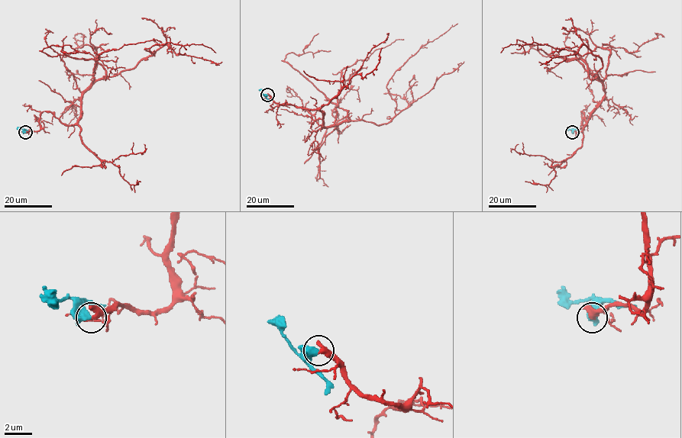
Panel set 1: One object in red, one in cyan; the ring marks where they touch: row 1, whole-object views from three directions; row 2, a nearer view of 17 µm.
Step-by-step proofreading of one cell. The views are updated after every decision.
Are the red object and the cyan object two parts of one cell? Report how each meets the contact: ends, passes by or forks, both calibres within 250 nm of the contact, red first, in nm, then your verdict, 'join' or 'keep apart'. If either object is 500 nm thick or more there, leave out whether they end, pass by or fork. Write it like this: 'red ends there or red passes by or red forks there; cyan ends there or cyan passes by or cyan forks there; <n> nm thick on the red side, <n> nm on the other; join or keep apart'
red ends there; cyan ends there; 460 nm thick on the red side, 480 nm on the other; keep apart

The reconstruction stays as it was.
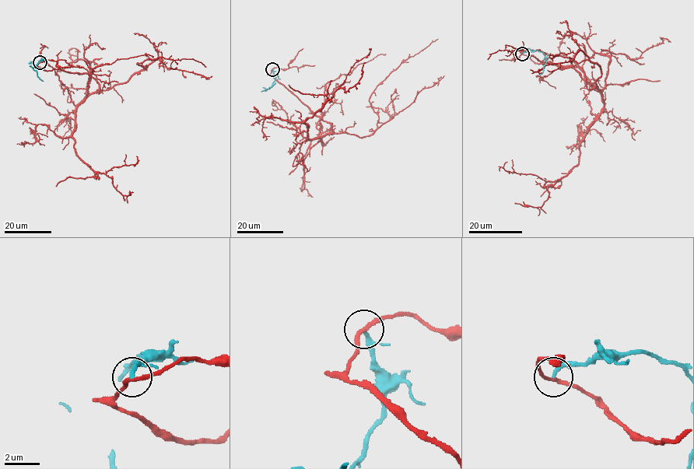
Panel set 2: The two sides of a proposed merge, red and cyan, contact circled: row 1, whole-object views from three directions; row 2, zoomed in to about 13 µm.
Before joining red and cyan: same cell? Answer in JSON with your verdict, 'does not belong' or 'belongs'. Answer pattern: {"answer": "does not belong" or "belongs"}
{"answer": "does not belong"}

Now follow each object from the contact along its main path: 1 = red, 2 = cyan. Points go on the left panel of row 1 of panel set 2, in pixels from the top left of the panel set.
1: (40, 62), (98, 84), (75, 110), (78, 156), (106, 173), (136, 156)
2: (40, 62), (42, 58), (33, 68), (43, 81)

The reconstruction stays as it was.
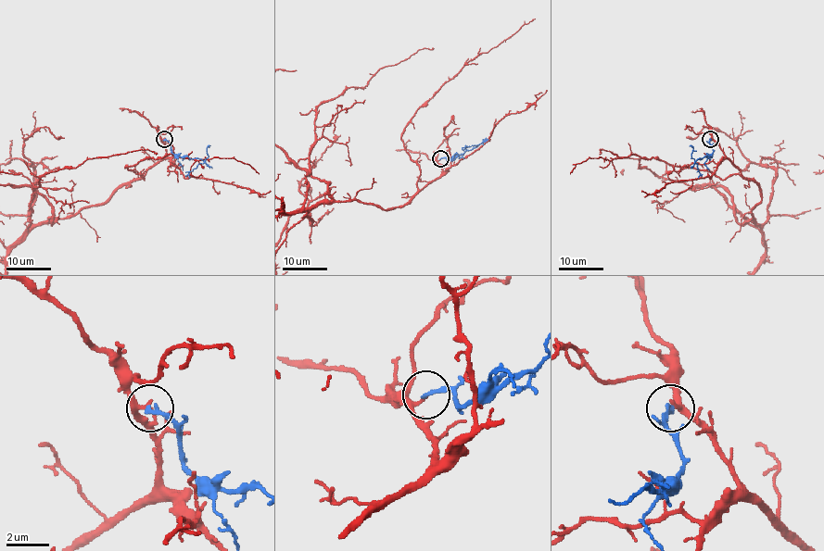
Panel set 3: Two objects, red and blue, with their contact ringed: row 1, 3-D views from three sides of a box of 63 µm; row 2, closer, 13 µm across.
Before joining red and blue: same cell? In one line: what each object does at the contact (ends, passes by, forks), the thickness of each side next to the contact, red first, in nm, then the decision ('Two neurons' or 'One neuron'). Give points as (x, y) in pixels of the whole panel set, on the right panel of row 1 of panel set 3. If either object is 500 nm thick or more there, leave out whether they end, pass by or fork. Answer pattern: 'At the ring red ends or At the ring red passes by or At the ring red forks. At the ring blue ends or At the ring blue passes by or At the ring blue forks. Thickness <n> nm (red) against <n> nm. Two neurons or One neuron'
At the ring red passes by. At the ring blue ends. Thickness 220 nm (red) against 200 nm. Two neurons

